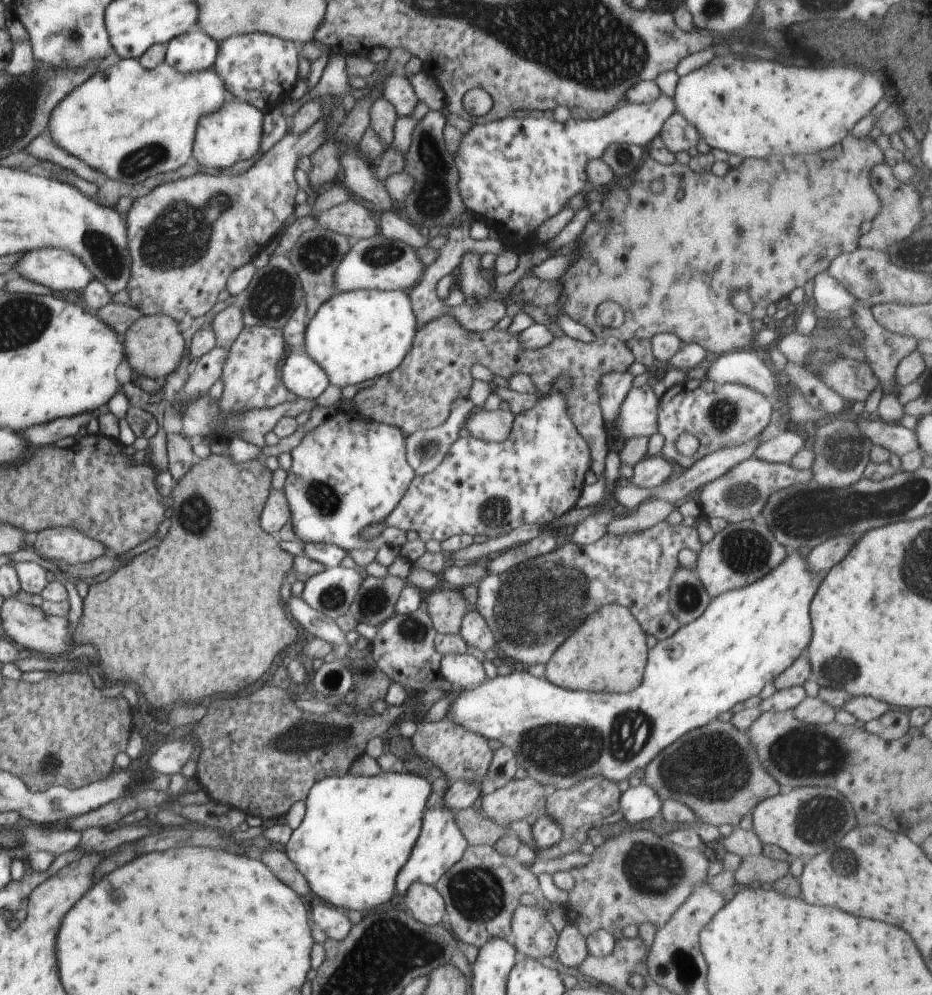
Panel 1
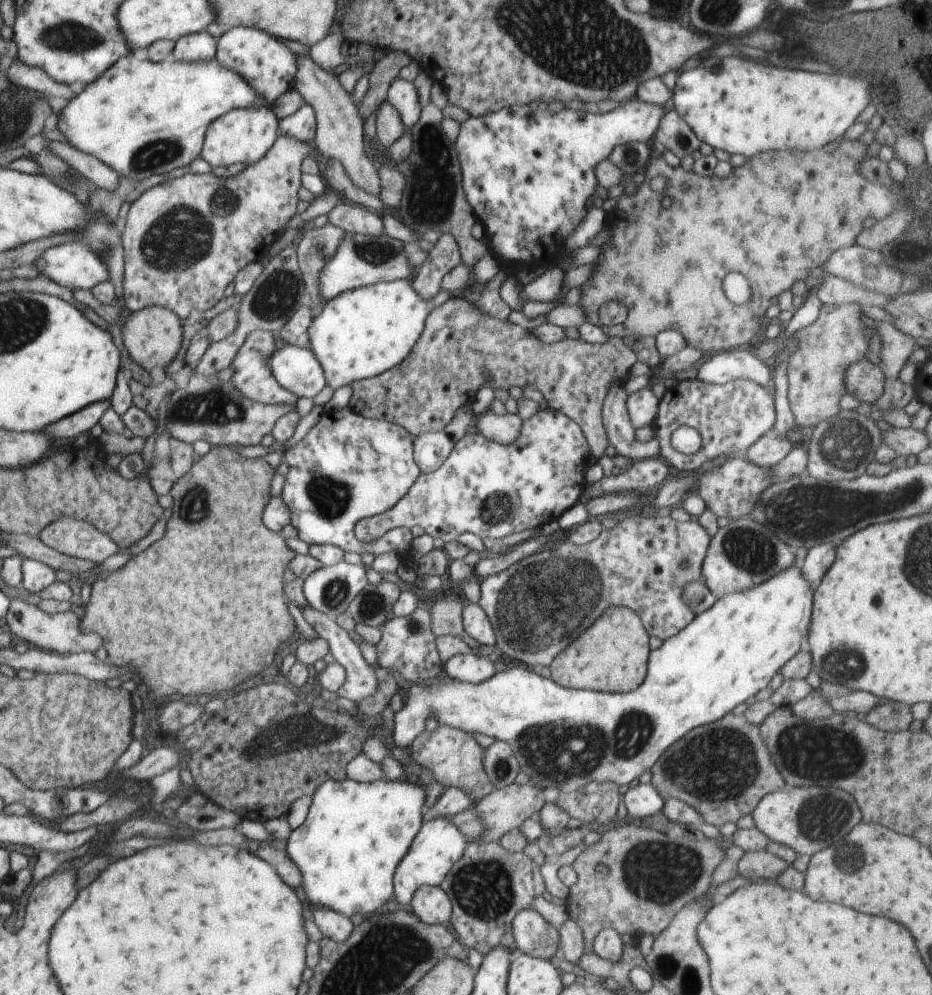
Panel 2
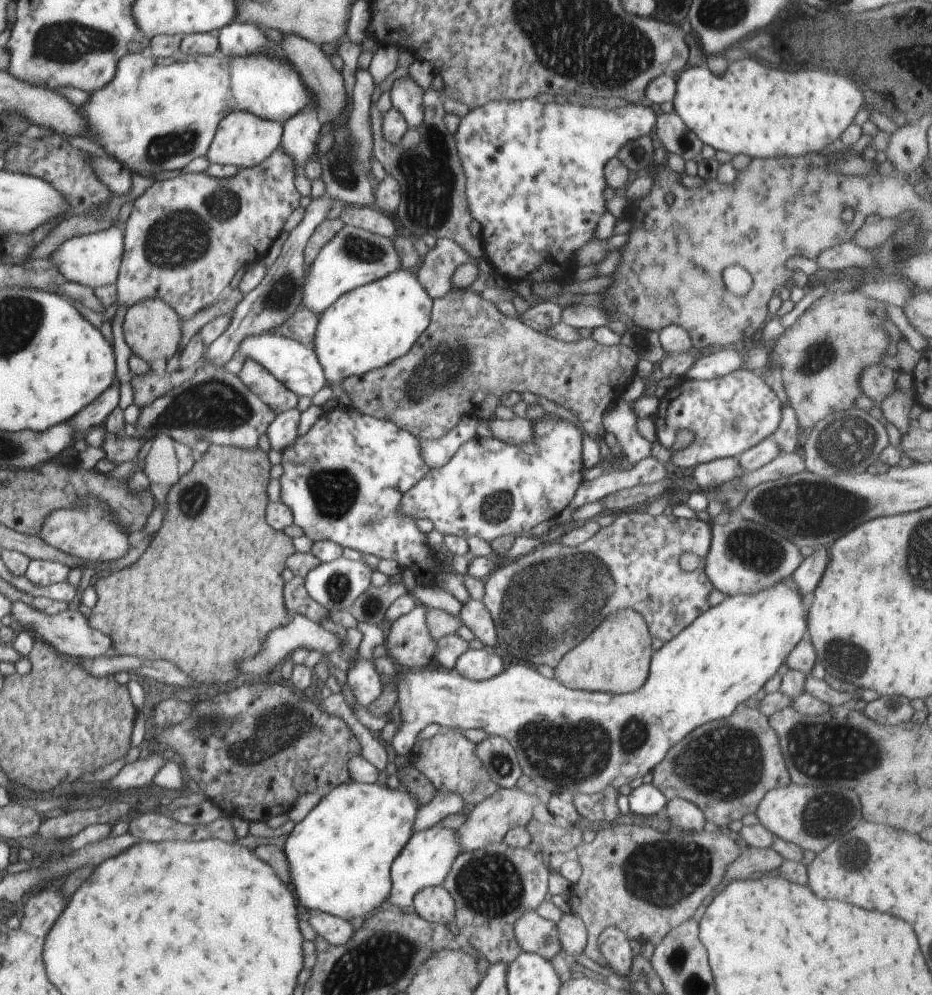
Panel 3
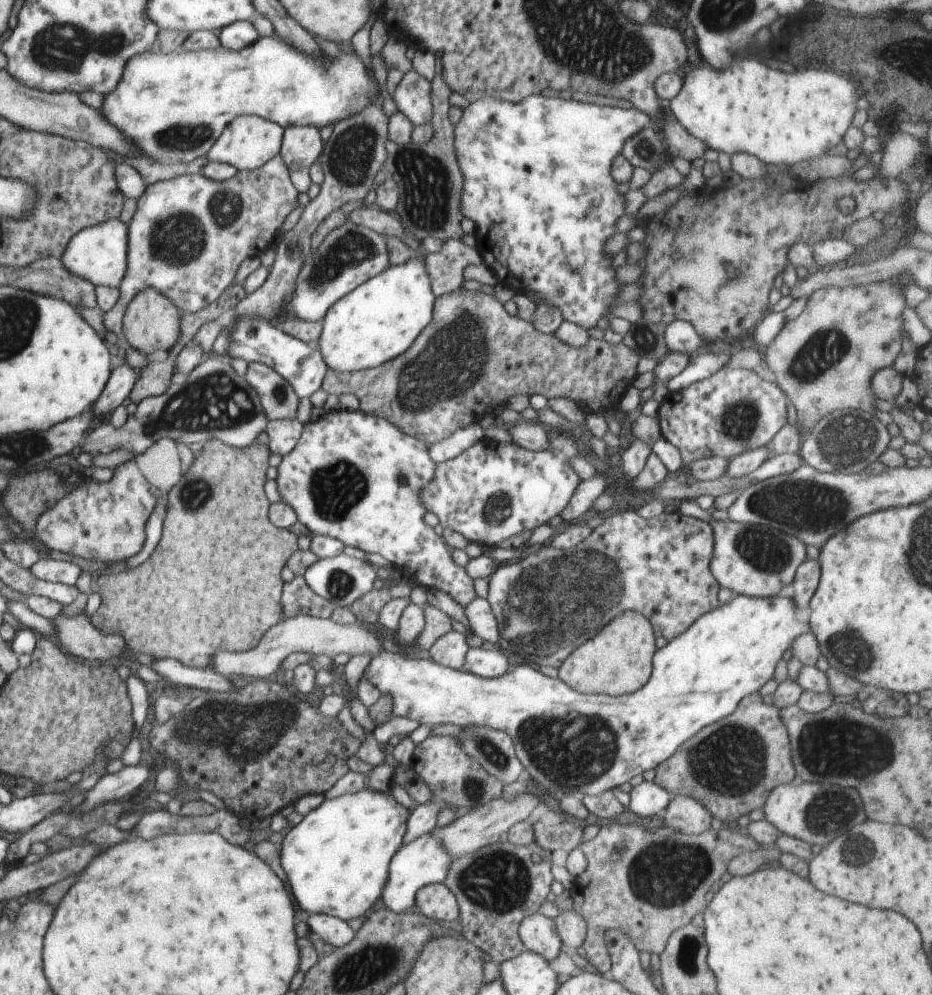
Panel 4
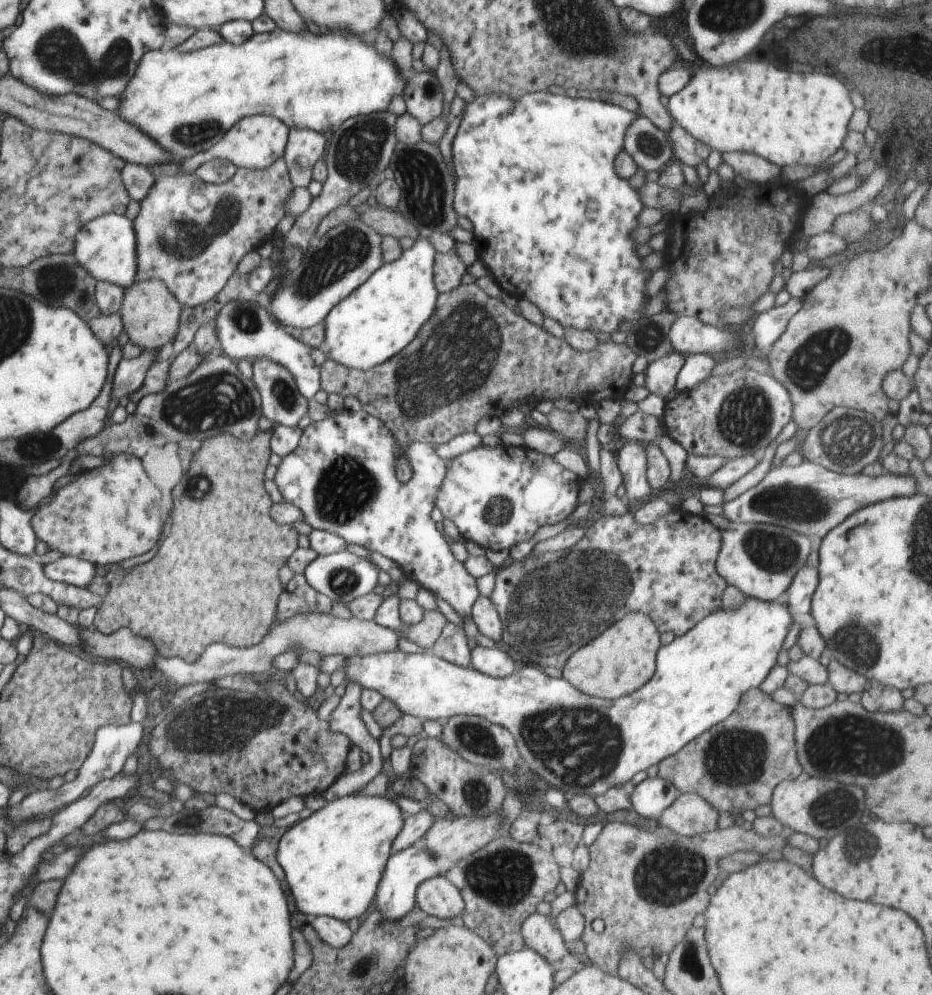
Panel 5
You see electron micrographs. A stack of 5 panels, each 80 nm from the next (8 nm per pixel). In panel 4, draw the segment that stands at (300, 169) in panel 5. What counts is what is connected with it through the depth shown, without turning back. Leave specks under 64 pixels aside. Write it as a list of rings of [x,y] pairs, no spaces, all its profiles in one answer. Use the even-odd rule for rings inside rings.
[[[289,126],[284,131],[280,153],[289,168],[292,184],[299,193],[307,193],[312,184],[310,166],[321,155],[323,144],[315,126]]]

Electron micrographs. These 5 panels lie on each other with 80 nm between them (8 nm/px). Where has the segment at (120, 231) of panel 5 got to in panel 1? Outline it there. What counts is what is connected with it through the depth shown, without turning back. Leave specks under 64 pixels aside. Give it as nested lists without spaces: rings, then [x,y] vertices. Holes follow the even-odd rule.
[[[62,248],[29,251],[16,262],[12,275],[46,286],[55,294],[65,290],[86,290],[86,286],[94,280],[88,266]]]

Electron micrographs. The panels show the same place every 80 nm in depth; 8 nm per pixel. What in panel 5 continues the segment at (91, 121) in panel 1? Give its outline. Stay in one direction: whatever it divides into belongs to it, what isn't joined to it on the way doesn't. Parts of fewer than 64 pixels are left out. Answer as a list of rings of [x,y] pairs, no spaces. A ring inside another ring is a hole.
[[[275,28],[269,33],[254,33],[244,44],[233,45],[222,41],[220,44],[209,46],[202,50],[195,50],[189,53],[180,52],[178,49],[171,50],[151,50],[140,57],[133,77],[130,78],[124,92],[119,98],[119,105],[116,114],[126,122],[133,124],[138,130],[156,141],[165,151],[175,155],[177,161],[189,159],[195,154],[207,151],[211,146],[220,142],[222,135],[232,128],[239,120],[252,115],[268,115],[280,119],[288,128],[312,129],[324,134],[334,132],[338,127],[349,118],[358,115],[367,115],[373,112],[386,111],[390,99],[394,96],[402,95],[406,89],[407,79],[400,79],[394,69],[391,57],[380,56],[374,49],[374,45],[366,45],[362,42],[359,35],[352,34],[351,31],[322,31],[322,36],[314,36],[308,30],[300,33],[288,33]]]

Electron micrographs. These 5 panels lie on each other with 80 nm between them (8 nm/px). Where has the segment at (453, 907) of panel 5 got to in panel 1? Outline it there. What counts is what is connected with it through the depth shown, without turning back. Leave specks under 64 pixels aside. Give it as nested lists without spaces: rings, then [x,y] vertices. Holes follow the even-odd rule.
[[[413,882],[405,892],[404,904],[408,912],[425,925],[438,925],[444,923],[446,912],[442,896],[432,885]]]

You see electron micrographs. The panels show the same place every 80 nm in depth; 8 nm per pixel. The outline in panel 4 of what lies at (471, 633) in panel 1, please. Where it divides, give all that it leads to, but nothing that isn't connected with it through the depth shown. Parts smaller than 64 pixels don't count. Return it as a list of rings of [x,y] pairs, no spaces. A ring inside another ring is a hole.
[[[477,597],[465,606],[464,612],[470,623],[471,630],[486,642],[499,646],[499,624],[494,616],[490,603]]]

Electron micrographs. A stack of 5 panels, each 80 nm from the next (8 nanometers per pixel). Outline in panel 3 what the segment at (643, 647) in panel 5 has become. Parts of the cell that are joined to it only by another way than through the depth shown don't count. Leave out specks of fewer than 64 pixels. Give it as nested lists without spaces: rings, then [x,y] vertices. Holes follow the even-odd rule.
[[[622,609],[603,622],[572,648],[554,668],[555,680],[568,688],[605,693],[631,693],[647,680],[651,664],[652,638],[644,618],[634,610]]]

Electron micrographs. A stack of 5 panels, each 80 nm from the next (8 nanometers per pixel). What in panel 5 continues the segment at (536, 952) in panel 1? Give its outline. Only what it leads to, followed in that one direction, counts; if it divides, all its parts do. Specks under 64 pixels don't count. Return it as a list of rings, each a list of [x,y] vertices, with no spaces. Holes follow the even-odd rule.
[[[532,913],[520,925],[525,946],[538,952],[549,963],[562,960],[570,953],[552,915]]]

